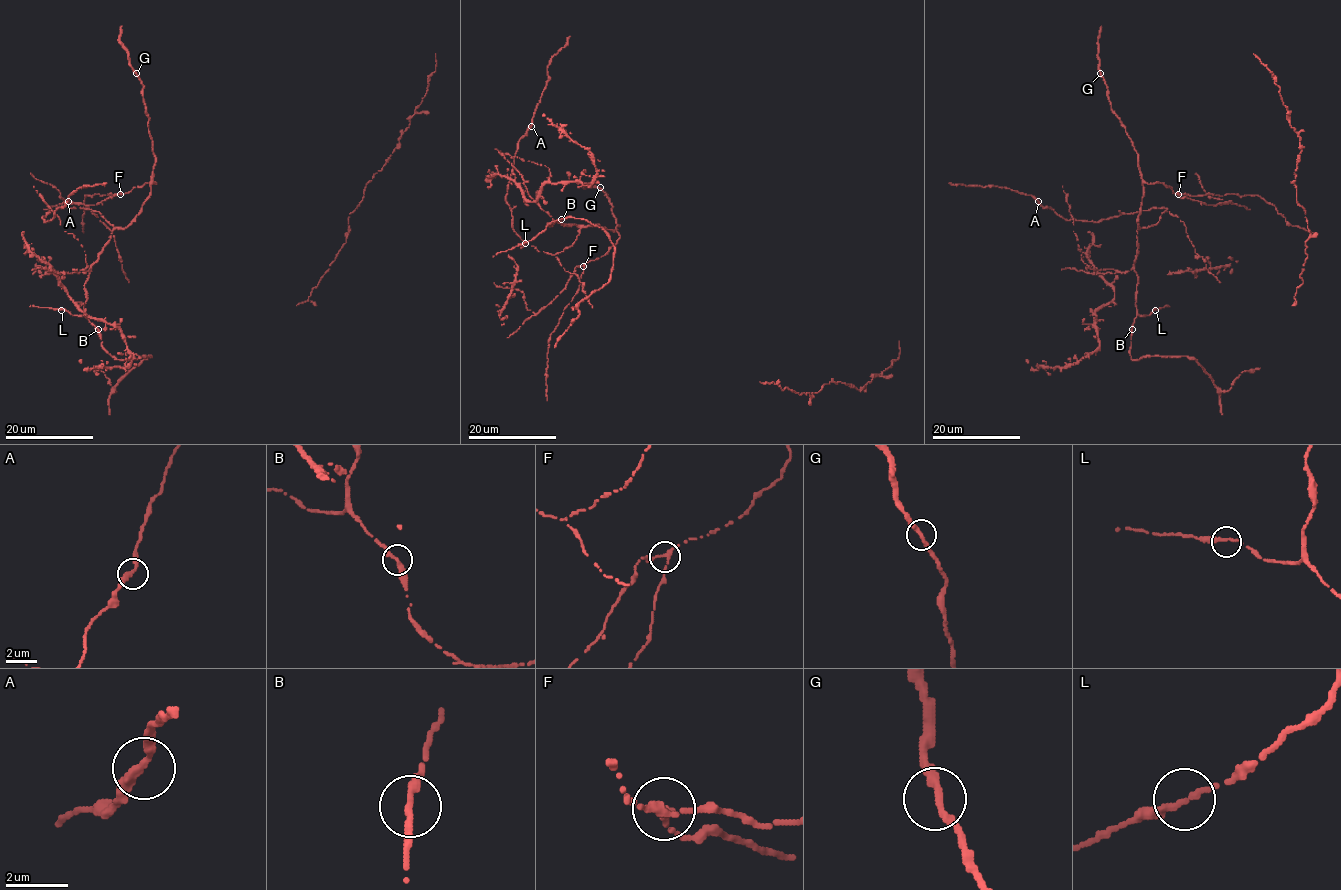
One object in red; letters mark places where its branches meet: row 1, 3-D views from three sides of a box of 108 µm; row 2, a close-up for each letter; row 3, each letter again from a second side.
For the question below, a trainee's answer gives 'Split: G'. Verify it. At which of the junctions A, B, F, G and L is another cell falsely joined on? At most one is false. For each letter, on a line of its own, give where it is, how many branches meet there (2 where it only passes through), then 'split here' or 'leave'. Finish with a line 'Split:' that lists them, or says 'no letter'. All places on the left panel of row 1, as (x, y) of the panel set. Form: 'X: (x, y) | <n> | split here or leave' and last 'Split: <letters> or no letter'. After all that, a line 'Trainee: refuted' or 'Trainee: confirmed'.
A: (68, 201) | 2 | leave
B: (98, 329) | 2 | leave
F: (120, 194) | 2 | leave
G: (136, 73) | 2 | leave
L: (61, 310) | 2 | leave
Split: no letter
Trainee: refuted

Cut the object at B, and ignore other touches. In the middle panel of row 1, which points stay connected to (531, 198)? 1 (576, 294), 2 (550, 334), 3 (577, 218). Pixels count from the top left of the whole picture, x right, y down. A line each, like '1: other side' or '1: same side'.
1: same side
2: same side
3: other side

